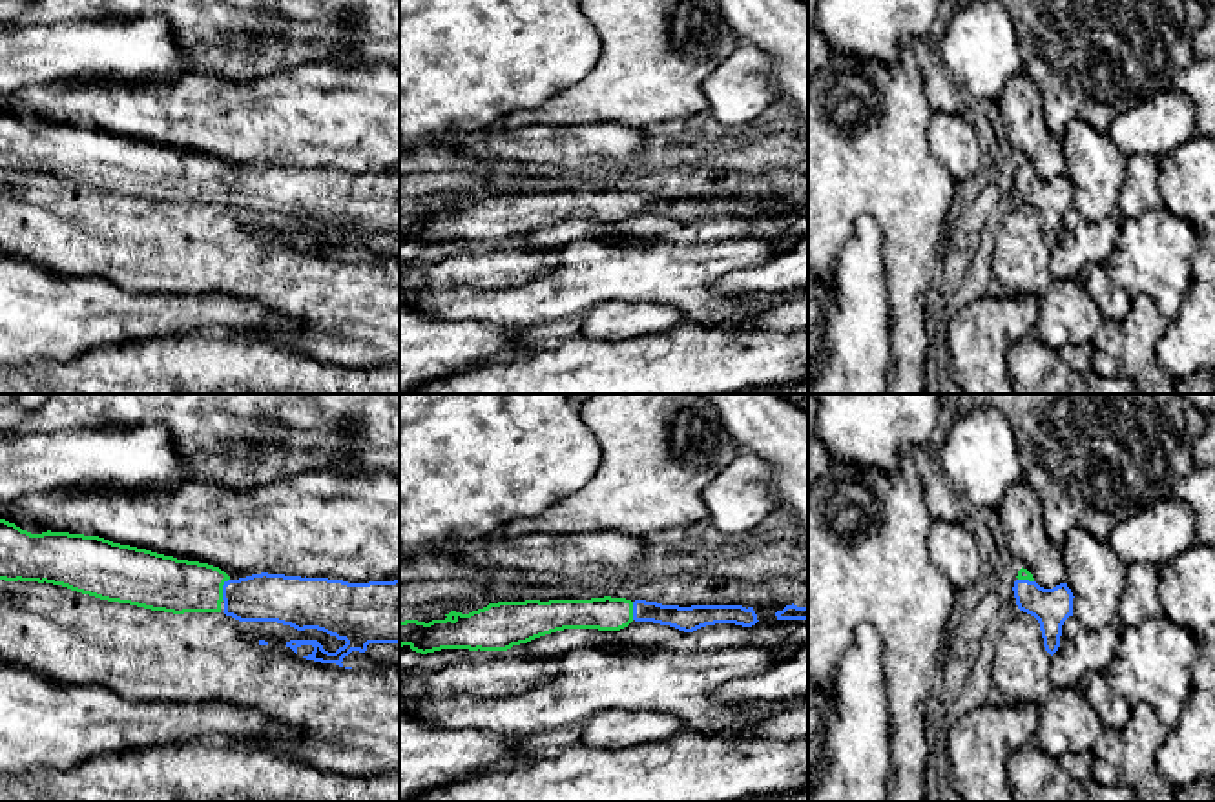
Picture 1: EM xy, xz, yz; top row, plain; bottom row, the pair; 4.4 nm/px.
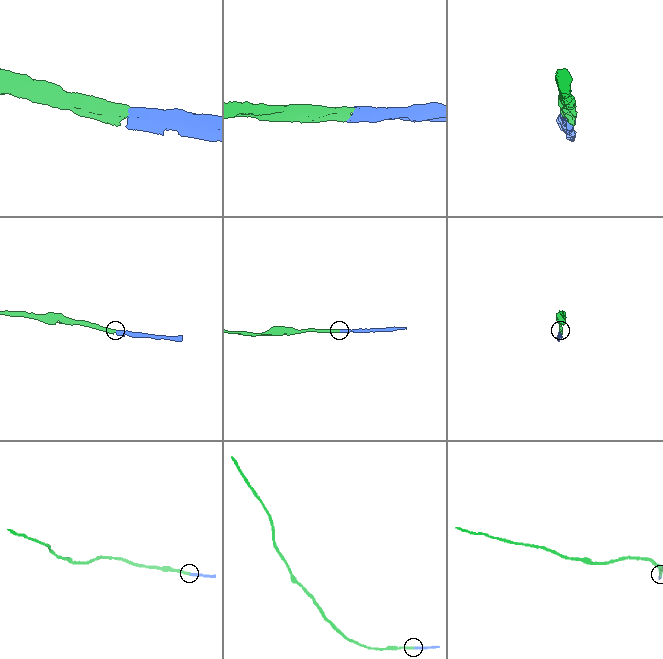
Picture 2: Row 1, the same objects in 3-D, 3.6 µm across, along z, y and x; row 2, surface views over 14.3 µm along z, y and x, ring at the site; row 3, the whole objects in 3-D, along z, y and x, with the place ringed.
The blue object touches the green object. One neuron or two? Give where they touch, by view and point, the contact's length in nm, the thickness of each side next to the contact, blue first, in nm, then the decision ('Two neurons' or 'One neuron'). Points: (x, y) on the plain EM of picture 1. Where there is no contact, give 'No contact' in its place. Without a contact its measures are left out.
Touches blue at xy (223, 181). Shared border 100 nm. Thickness 220 nm (blue) against 240 nm. One neuron

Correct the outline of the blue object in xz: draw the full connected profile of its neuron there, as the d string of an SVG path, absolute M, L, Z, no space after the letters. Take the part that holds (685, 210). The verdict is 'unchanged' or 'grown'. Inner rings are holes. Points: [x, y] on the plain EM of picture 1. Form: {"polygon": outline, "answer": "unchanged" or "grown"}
{"polygon": "M591 190L591 191L525 191L498 193L462 206L451 202L445 211L429 215L400 213L400 237L427 246L441 241L507 242L513 237L564 221L620 222L635 213L670 217L693 224L706 217L755 217L753 199L742 197L662 197L646 191Z", "answer": "grown"}

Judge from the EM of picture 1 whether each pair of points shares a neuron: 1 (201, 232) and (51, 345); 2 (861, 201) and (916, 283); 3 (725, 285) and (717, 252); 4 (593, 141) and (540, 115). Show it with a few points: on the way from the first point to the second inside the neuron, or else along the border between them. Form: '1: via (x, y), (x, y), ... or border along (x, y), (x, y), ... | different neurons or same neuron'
1: border along (84, 276), (103, 276), (132, 292), (166, 294) | different neurons
2: via (883, 214), (909, 239), (909, 261) | same neuron
3: border along (763, 261), (732, 270), (708, 288) | different neurons
4: border along (602, 121), (588, 124), (524, 124), (519, 130) | different neurons

